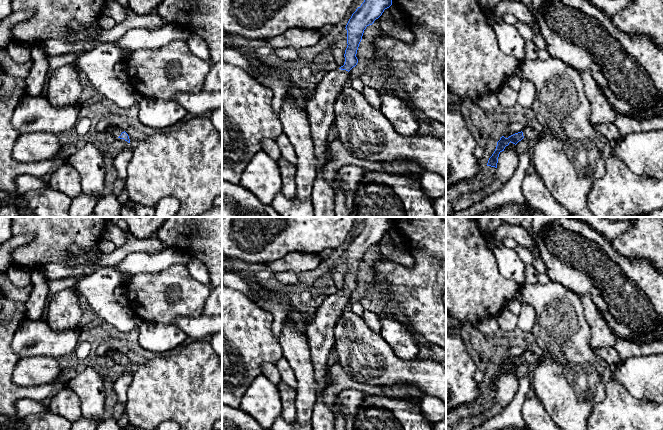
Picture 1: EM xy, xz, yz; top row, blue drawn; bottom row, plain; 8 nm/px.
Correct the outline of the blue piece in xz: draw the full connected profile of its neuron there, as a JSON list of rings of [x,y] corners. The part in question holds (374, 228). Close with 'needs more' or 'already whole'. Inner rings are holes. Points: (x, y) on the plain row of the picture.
[[[365,217],[365,224],[349,243],[347,254],[347,272],[345,286],[337,294],[328,295],[315,309],[306,329],[307,341],[311,351],[311,360],[315,371],[317,398],[310,424],[313,430],[334,430],[335,414],[323,401],[327,387],[326,372],[331,349],[335,344],[335,326],[350,302],[349,295],[358,287],[356,281],[364,254],[378,243],[385,233],[392,229],[391,217]]]; needs more

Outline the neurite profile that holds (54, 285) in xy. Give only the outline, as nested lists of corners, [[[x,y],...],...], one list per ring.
[[[86,265],[85,271],[82,275],[72,275],[64,279],[49,279],[47,280],[49,297],[59,292],[60,290],[73,288],[77,280],[86,278],[95,273],[100,268],[99,265]]]

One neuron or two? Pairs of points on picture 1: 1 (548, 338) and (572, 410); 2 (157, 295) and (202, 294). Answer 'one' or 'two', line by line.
1: one
2: one

